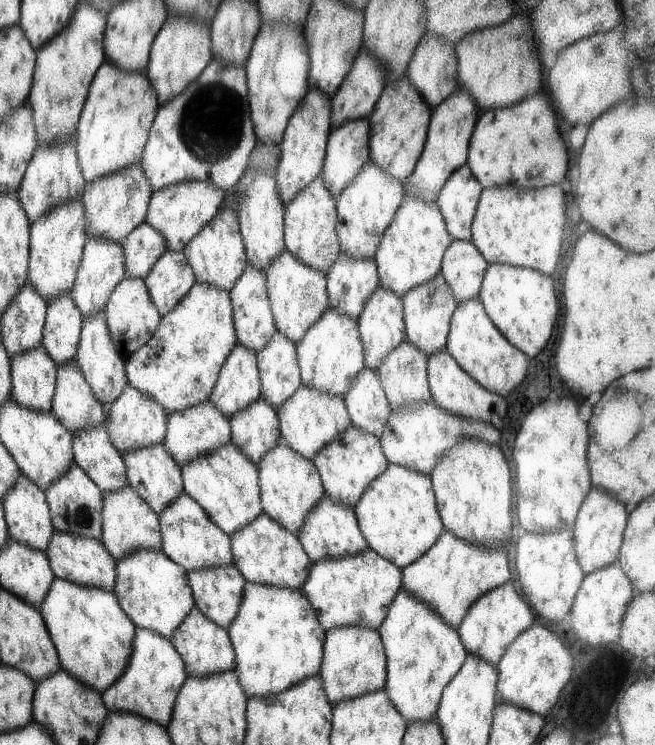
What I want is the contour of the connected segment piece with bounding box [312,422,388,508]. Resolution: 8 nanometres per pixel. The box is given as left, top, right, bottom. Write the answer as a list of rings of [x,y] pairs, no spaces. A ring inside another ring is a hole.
[[[354,422],[344,430],[344,434],[336,434],[332,442],[324,444],[312,460],[320,473],[325,493],[332,500],[344,502],[346,506],[352,508],[356,506],[358,498],[364,494],[364,488],[376,476],[380,476],[388,466],[388,460],[378,436],[374,436],[368,430],[360,430],[360,426],[356,426]]]

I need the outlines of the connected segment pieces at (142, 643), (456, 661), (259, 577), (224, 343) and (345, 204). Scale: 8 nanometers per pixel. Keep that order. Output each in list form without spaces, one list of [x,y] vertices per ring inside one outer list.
[[[136,627],[134,642],[132,642],[132,658],[126,670],[101,695],[109,712],[122,710],[130,714],[139,714],[160,726],[167,727],[172,720],[178,692],[188,675],[186,665],[182,662],[180,654],[176,652],[171,639],[154,634],[148,629]]]
[[[400,587],[377,631],[386,652],[384,689],[390,702],[408,723],[435,720],[444,688],[468,656],[458,629],[448,626],[429,604]]]
[[[264,511],[256,520],[236,530],[230,538],[233,564],[246,581],[280,588],[301,589],[304,586],[313,561],[306,554],[300,539]]]
[[[195,280],[188,294],[162,316],[152,338],[125,359],[129,385],[154,398],[167,414],[196,406],[212,394],[220,367],[236,341],[228,290]]]
[[[364,164],[364,170],[360,170],[360,174],[338,194],[336,206],[339,247],[354,256],[374,258],[380,246],[380,238],[384,230],[388,230],[388,224],[402,202],[404,191],[402,181],[380,174],[380,170],[376,170],[376,166],[372,164]]]

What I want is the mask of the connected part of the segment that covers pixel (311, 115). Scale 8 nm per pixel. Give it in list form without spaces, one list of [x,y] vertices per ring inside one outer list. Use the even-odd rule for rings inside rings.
[[[310,86],[304,100],[296,106],[282,140],[278,166],[278,192],[280,192],[283,206],[286,206],[292,200],[292,196],[298,194],[298,190],[302,190],[322,171],[332,129],[331,114],[332,99],[320,88]]]

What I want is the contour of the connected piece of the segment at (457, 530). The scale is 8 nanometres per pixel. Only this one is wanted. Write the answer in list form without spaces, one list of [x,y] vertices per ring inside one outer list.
[[[476,442],[454,446],[432,466],[430,472],[444,528],[458,538],[476,544],[510,542],[512,532],[512,482],[510,470],[499,448]]]

